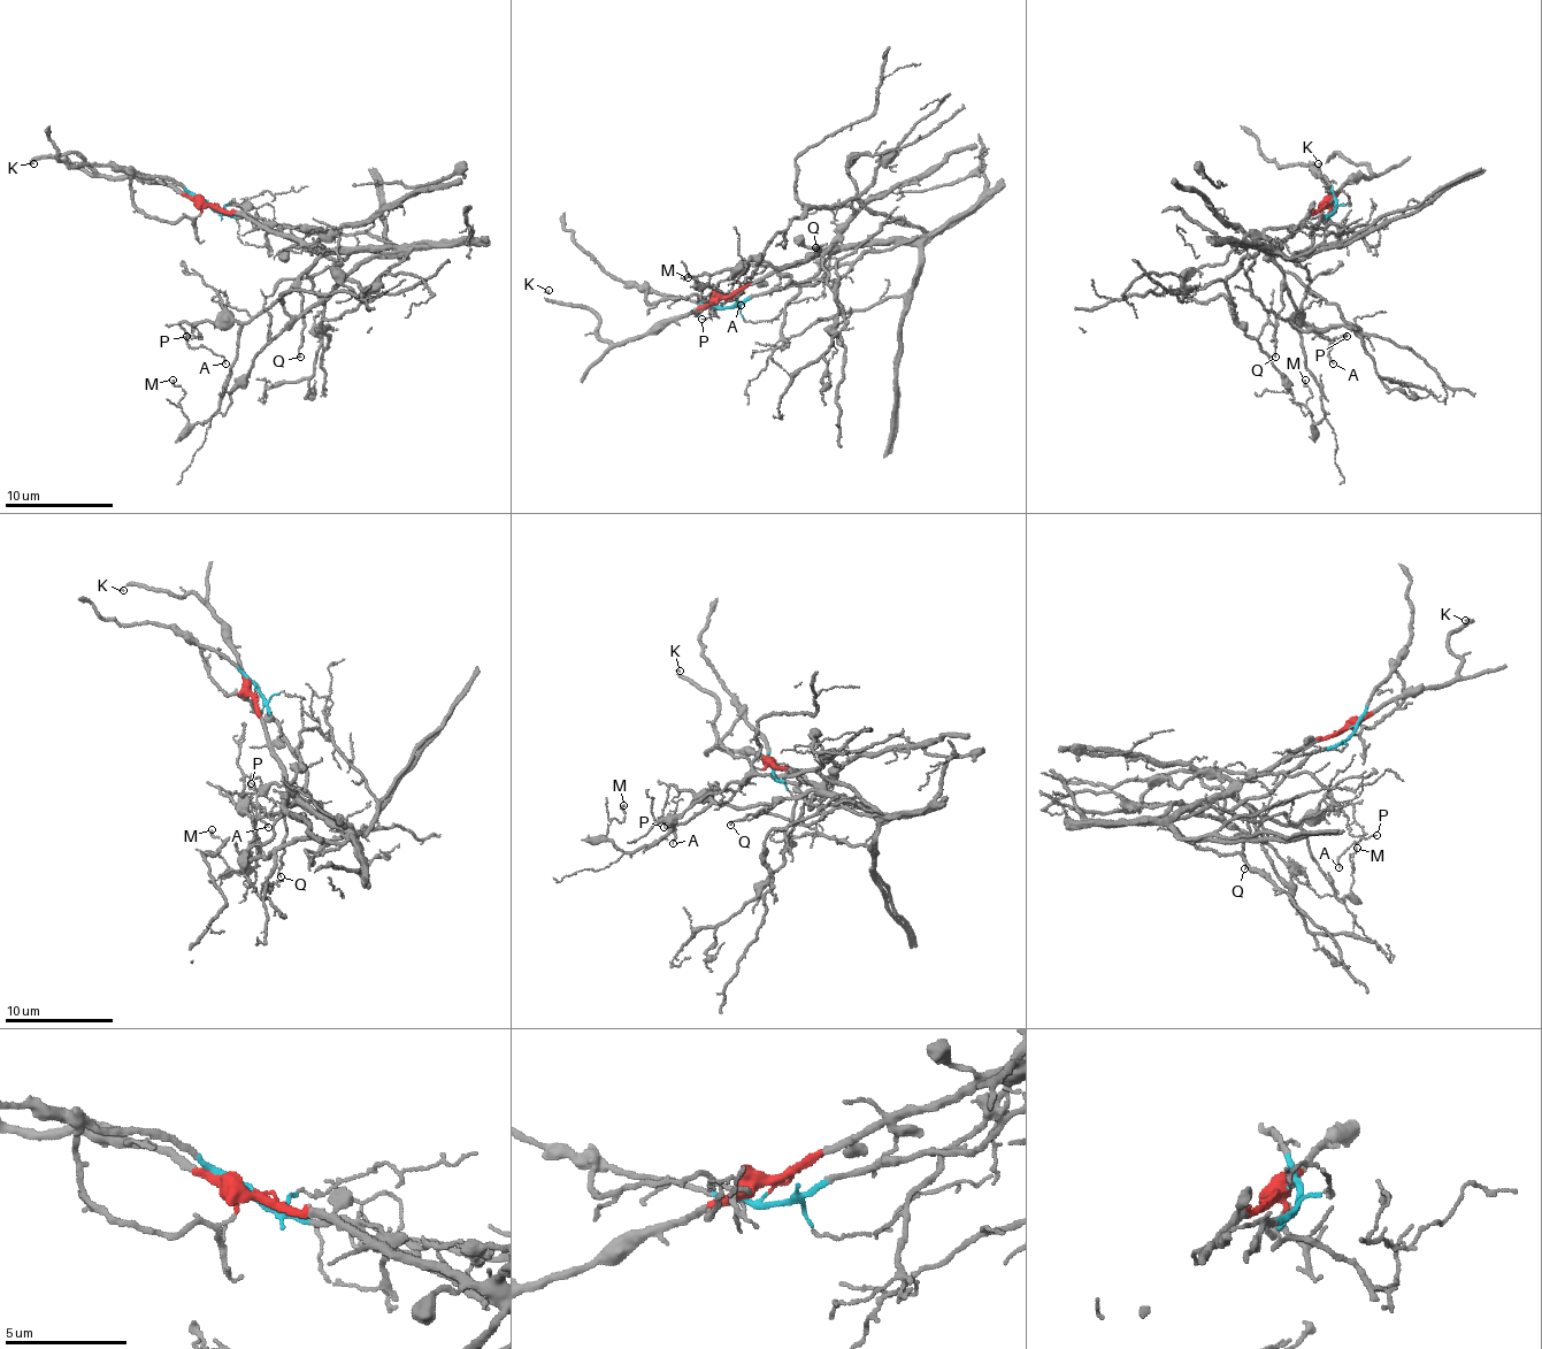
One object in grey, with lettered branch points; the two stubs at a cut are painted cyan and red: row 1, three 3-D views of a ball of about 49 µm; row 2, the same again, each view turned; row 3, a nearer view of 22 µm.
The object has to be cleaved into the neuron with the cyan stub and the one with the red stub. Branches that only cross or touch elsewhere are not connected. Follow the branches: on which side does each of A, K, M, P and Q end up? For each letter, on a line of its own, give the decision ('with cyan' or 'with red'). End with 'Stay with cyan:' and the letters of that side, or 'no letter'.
A: with red
K: with red
M: with red
P: with red
Q: with red
Stay with cyan: no letter

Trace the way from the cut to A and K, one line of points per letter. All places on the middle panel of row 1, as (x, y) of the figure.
A: (725, 300), (830, 246), (782, 268), (714, 274), (700, 290), (708, 304), (741, 306)
K: (725, 300), (608, 344), (589, 312), (552, 304), (544, 298), (549, 290)

